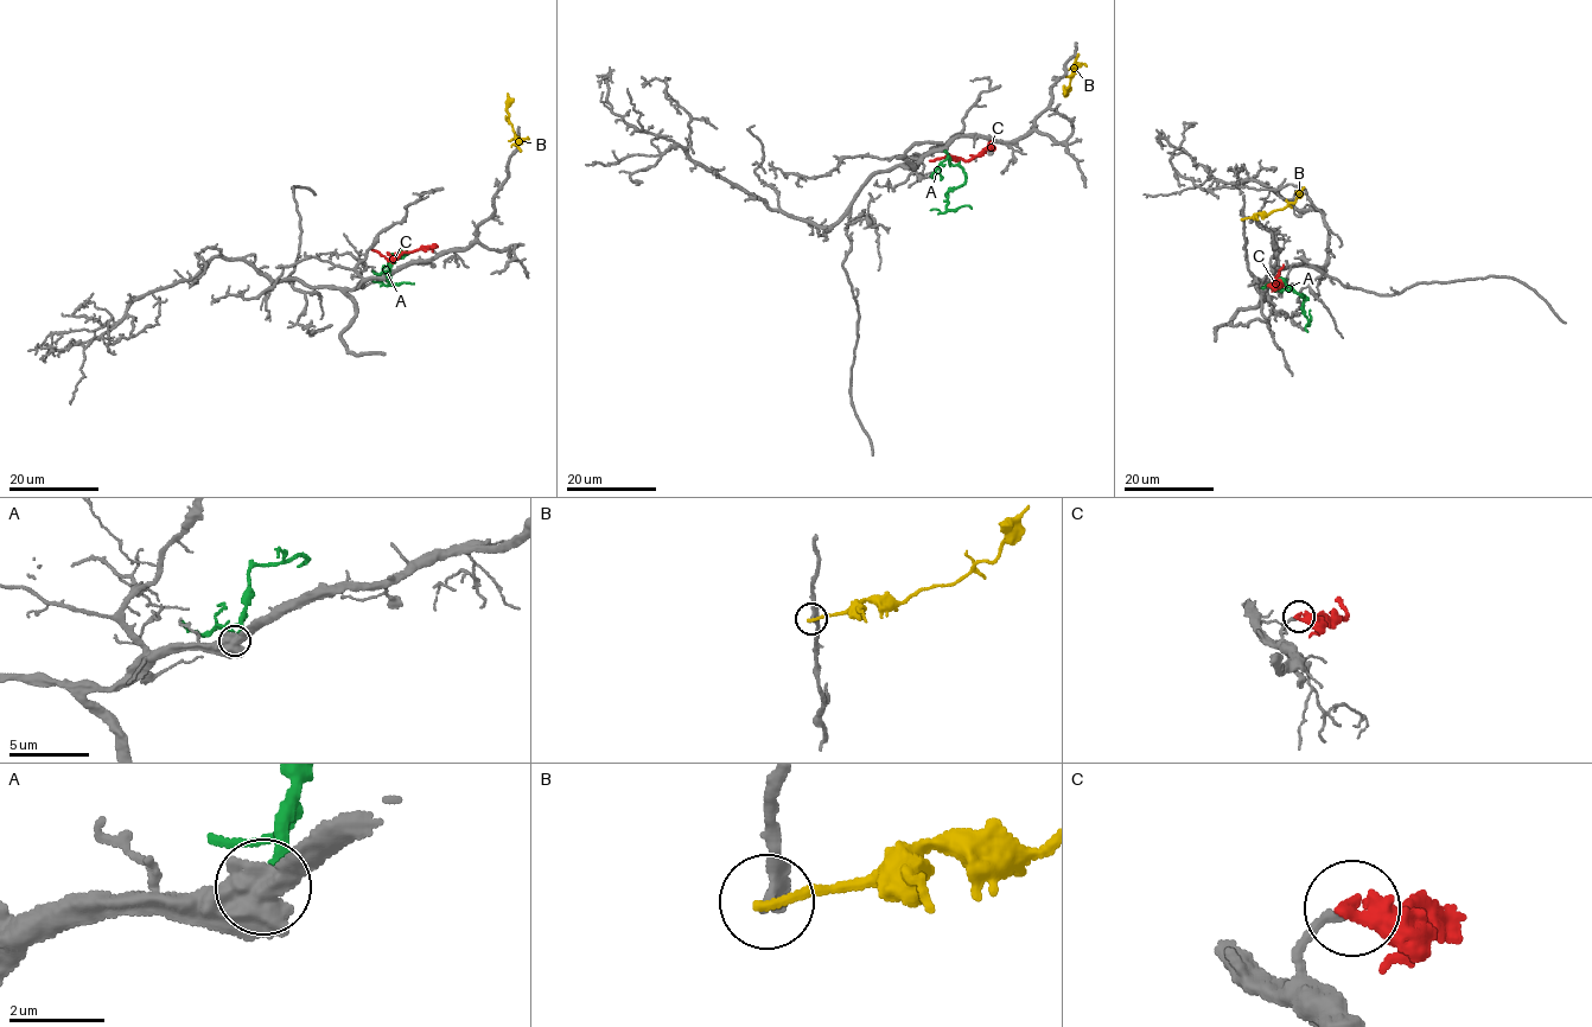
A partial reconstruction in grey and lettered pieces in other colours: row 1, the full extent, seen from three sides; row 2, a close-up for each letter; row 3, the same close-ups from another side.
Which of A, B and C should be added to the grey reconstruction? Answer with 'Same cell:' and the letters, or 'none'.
Same cell: A

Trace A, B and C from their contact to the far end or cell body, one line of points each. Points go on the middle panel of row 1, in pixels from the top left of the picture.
A: (946, 151), (949, 163), (959, 165), (966, 180), (948, 192), (947, 208), (972, 208)
B: (1077, 55), (1065, 93)
C: (989, 142), (978, 155), (967, 161), (943, 157), (929, 160)

